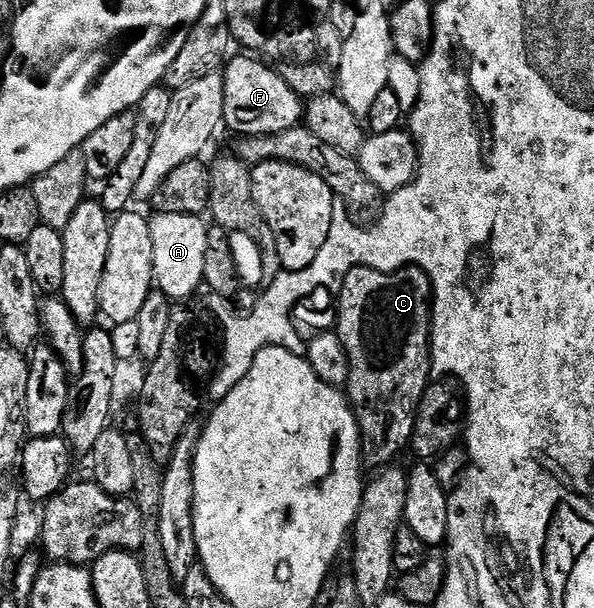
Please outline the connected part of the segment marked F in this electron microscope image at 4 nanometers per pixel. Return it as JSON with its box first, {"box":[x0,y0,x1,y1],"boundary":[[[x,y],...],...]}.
{"box":[221,56,305,137],"boundary":[[[232,56],[221,70],[225,87],[223,125],[239,137],[273,135],[296,128],[305,117],[304,98],[291,90],[278,68],[270,69],[265,62],[255,58],[258,56],[243,56],[247,57]]]}

